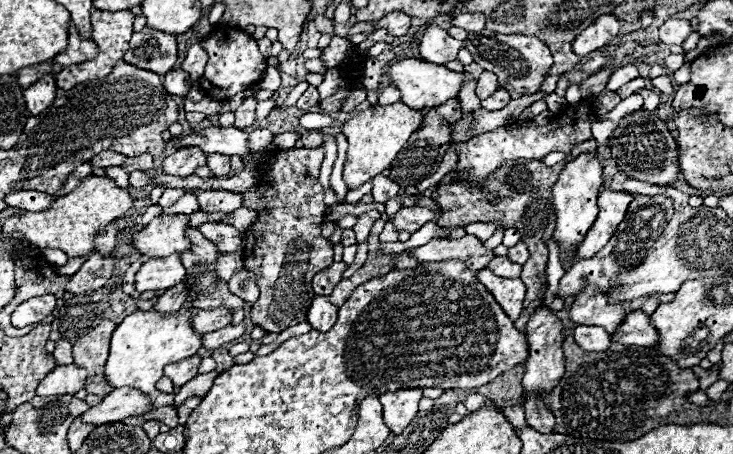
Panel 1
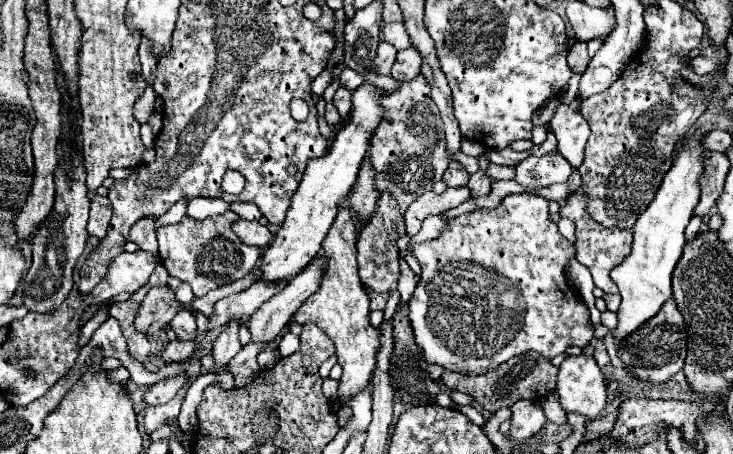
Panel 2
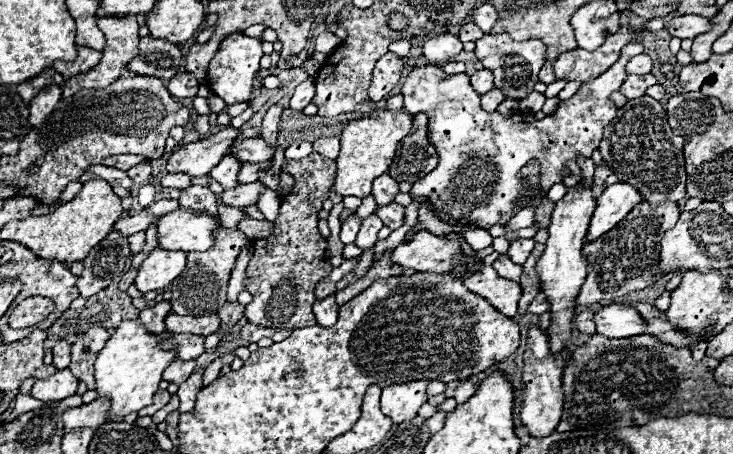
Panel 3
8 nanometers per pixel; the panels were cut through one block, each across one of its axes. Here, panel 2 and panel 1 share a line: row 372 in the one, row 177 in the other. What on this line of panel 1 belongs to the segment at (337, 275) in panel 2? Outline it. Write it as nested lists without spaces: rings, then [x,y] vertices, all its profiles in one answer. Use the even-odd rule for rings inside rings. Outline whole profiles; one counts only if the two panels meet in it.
[[[394,102],[388,106],[372,106],[370,110],[364,110],[356,116],[352,116],[350,120],[344,122],[342,132],[348,138],[348,154],[346,154],[346,162],[344,162],[344,182],[346,186],[358,188],[364,182],[372,180],[374,176],[378,176],[380,172],[384,172],[386,168],[390,168],[390,164],[394,162],[396,154],[402,150],[402,146],[408,142],[408,138],[420,128],[422,124],[422,112],[420,110],[412,110],[408,106],[404,106],[402,102]]]

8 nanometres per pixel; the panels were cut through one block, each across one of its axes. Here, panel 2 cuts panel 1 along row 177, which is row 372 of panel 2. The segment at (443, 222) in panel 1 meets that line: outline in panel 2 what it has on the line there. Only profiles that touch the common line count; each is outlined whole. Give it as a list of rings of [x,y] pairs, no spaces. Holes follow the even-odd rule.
[[[524,352],[524,354],[514,356],[508,362],[504,362],[504,366],[496,368],[496,372],[488,372],[484,376],[468,376],[468,374],[458,374],[458,372],[446,370],[442,374],[442,382],[452,390],[470,394],[484,410],[494,414],[500,408],[512,408],[512,404],[522,398],[526,398],[526,400],[544,398],[548,392],[552,392],[556,388],[556,376],[558,376],[558,368],[554,368],[548,358],[540,356],[538,352]]]

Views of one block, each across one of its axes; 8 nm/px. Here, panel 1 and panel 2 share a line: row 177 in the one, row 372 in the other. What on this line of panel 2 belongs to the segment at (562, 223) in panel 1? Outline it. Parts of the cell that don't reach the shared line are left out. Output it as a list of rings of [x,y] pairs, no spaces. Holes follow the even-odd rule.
[[[566,358],[558,368],[556,392],[566,414],[578,412],[586,420],[598,418],[606,406],[606,378],[594,358]]]

